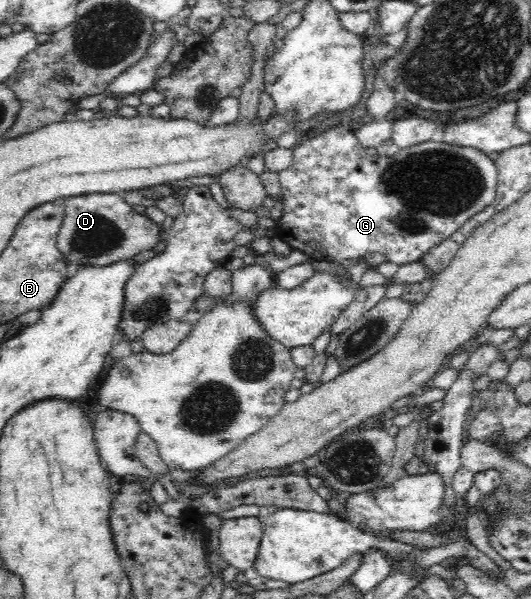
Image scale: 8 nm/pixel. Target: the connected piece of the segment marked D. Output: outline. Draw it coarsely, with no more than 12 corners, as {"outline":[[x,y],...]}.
{"outline":[[121,193],[64,199],[68,278],[153,249],[165,231]]}

